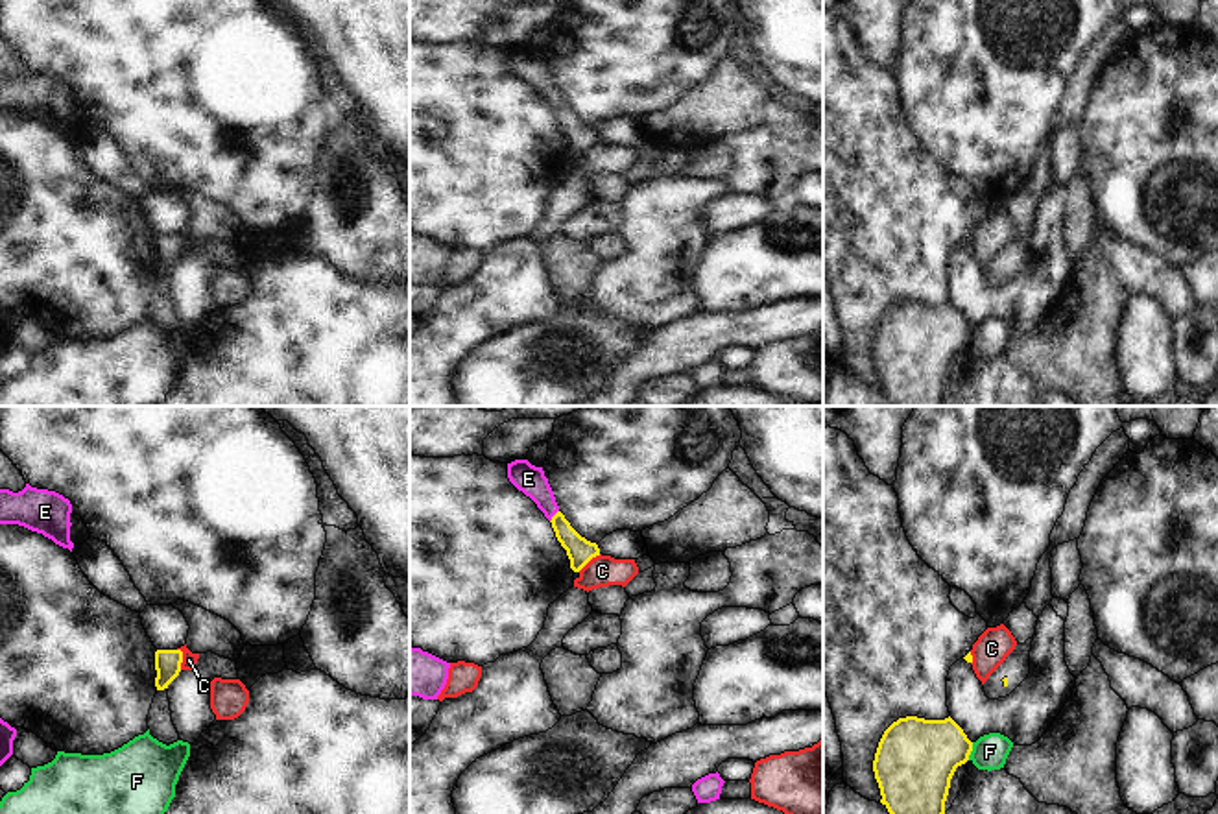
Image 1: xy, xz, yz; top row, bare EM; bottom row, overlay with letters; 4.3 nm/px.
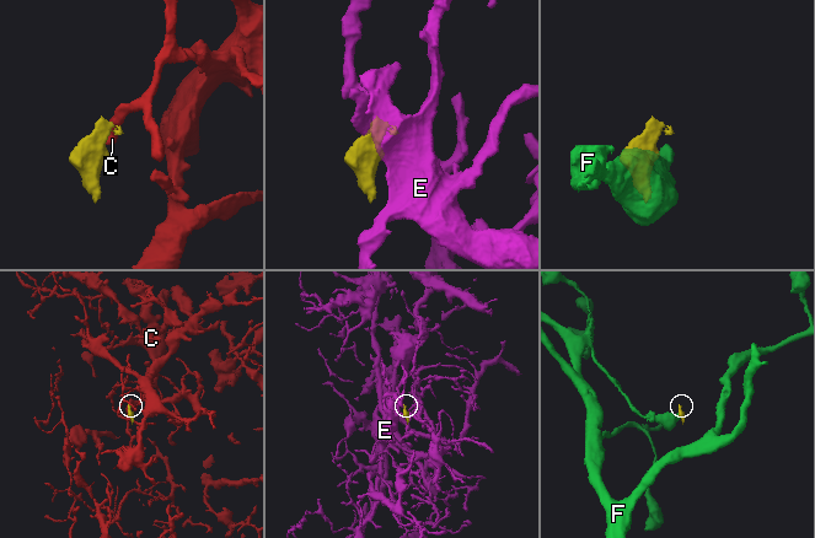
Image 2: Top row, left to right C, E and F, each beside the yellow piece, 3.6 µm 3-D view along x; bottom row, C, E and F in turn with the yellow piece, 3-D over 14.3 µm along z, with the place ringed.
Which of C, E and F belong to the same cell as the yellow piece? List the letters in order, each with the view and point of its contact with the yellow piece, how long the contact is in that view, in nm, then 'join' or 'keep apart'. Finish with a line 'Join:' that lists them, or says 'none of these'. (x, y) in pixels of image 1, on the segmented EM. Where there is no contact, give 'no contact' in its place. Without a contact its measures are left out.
C: contact xy (181, 659); length 100 nm; keep apart
E: contact xz (554, 515); length 70 nm; join
F: contact yz (971, 750); length 80 nm; keep apart
Join: E

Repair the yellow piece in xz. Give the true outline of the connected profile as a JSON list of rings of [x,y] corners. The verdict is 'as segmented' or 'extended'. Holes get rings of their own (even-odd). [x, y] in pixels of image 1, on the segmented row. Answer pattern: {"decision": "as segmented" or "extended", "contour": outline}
{"decision": "extended", "contour": [[[515,460],[508,463],[508,478],[519,491],[530,497],[552,522],[555,537],[567,550],[574,572],[579,572],[592,557],[600,556],[598,545],[581,537],[559,511],[543,467],[535,467],[528,460]]]}

